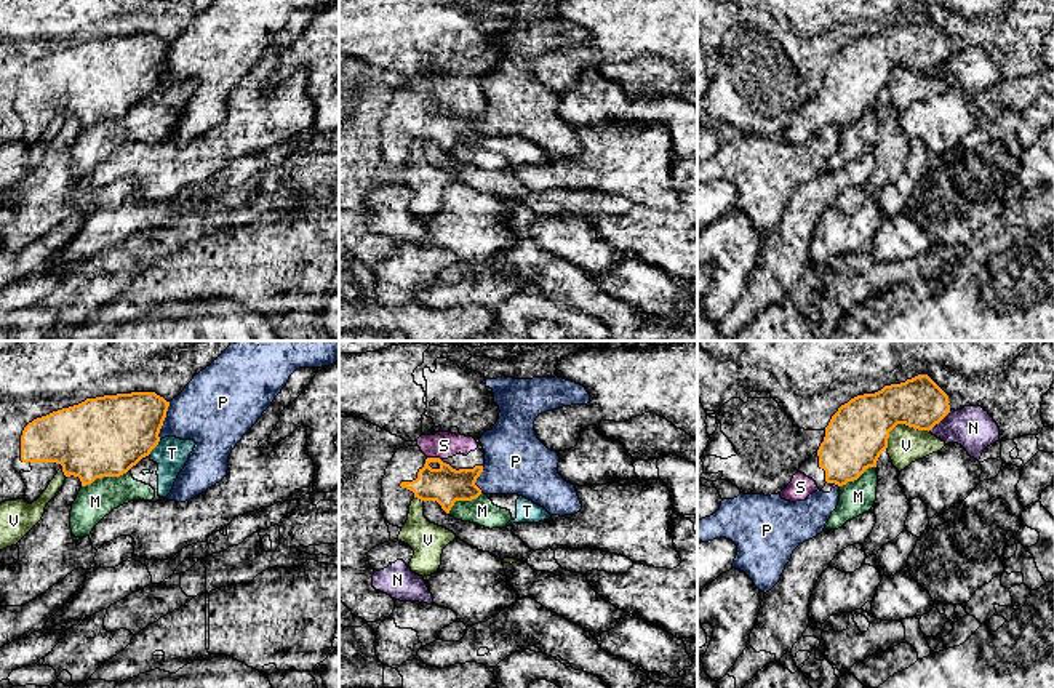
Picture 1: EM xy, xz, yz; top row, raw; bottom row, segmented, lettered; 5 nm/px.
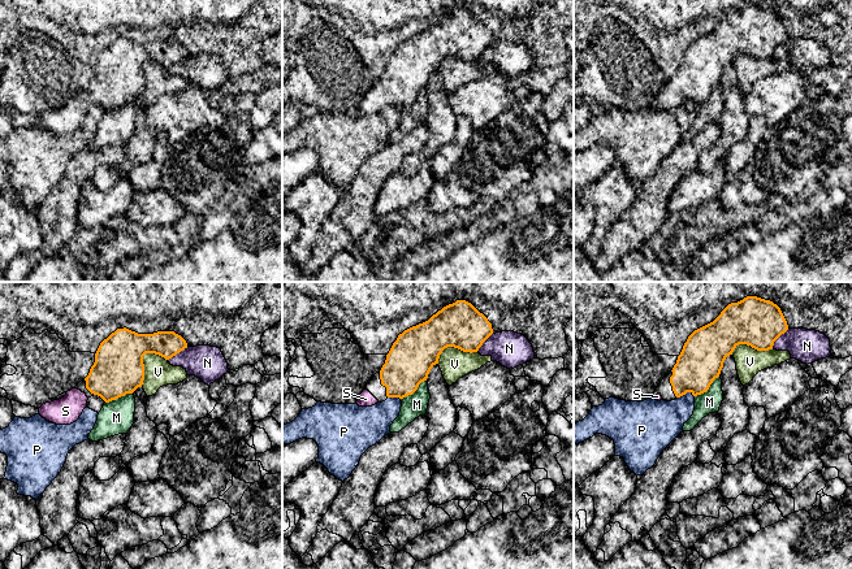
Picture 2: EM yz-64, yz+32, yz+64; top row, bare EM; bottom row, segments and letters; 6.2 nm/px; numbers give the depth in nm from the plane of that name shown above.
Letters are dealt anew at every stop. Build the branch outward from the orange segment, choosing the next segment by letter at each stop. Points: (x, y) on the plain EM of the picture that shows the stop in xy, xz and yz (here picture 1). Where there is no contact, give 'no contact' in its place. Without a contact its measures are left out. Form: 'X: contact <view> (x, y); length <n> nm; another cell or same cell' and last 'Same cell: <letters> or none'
M: contact xy (104, 117); length 260 nm; another cell
N: contact yz (939, 63); length 150 nm; another cell
P: contact xy (163, 61); length 200 nm; another cell
S: contact xz (434, 100); length 70 nm; same cell
T: contact xy (154, 88); length 100 nm; another cell
V: contact yz (901, 64); length 260 nm; another cell
Same cell: S

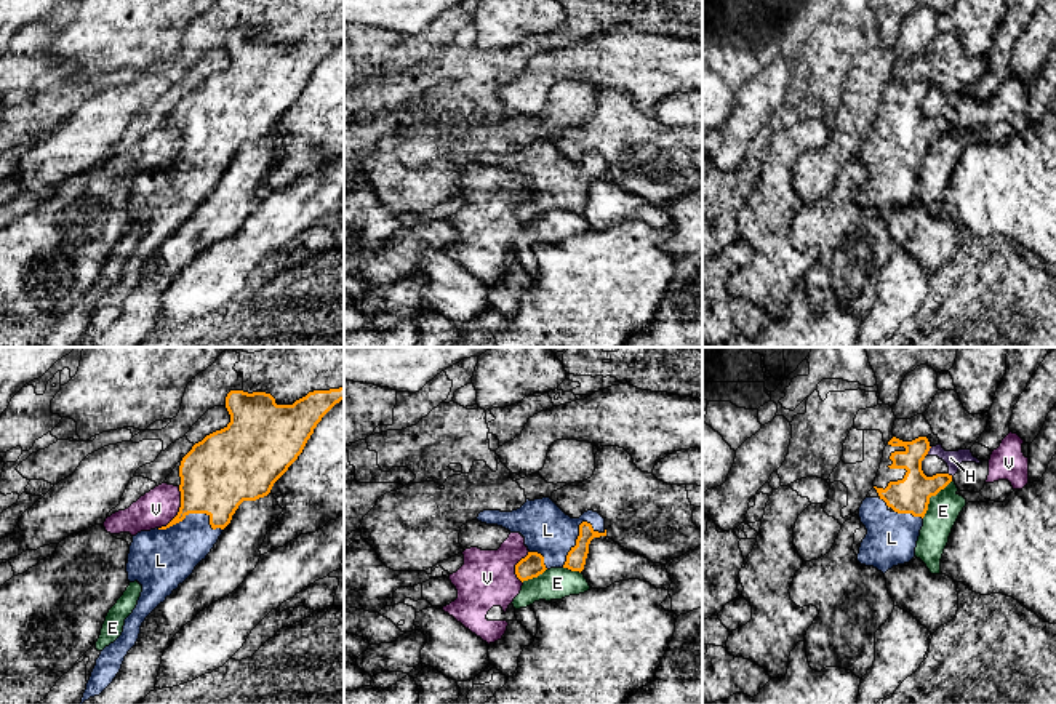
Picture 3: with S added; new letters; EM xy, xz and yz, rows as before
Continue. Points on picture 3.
E: contact yz (932, 136); length 240 nm; another cell
H: contact yz (928, 92); length 50 nm; another cell
L: contact xy (194, 154); length 340 nm; same cell
V: contact xy (180, 151); length 240 nm; another cell
Same cell: L

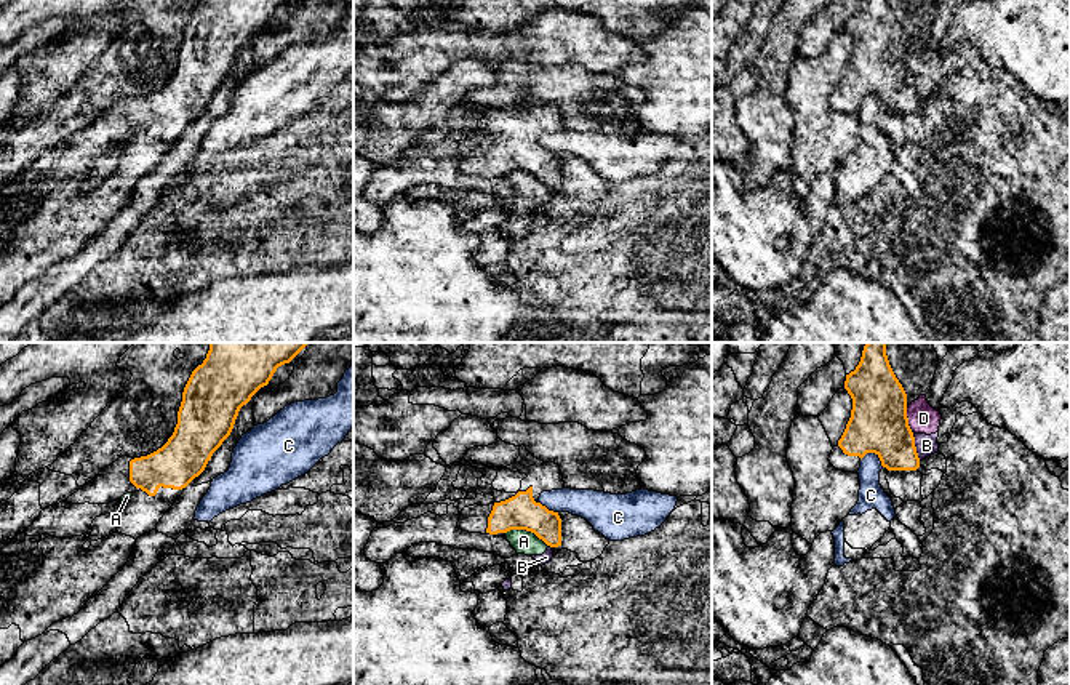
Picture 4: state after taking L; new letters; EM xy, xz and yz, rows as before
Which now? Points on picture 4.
A: contact xz (527, 172); length 220 nm; another cell
B: contact yz (915, 88); length 150 nm; another cell
C: contact yz (874, 93); length 130 nm; another cell
D: contact yz (907, 63); length 130 nm; another cell
Same cell: none

